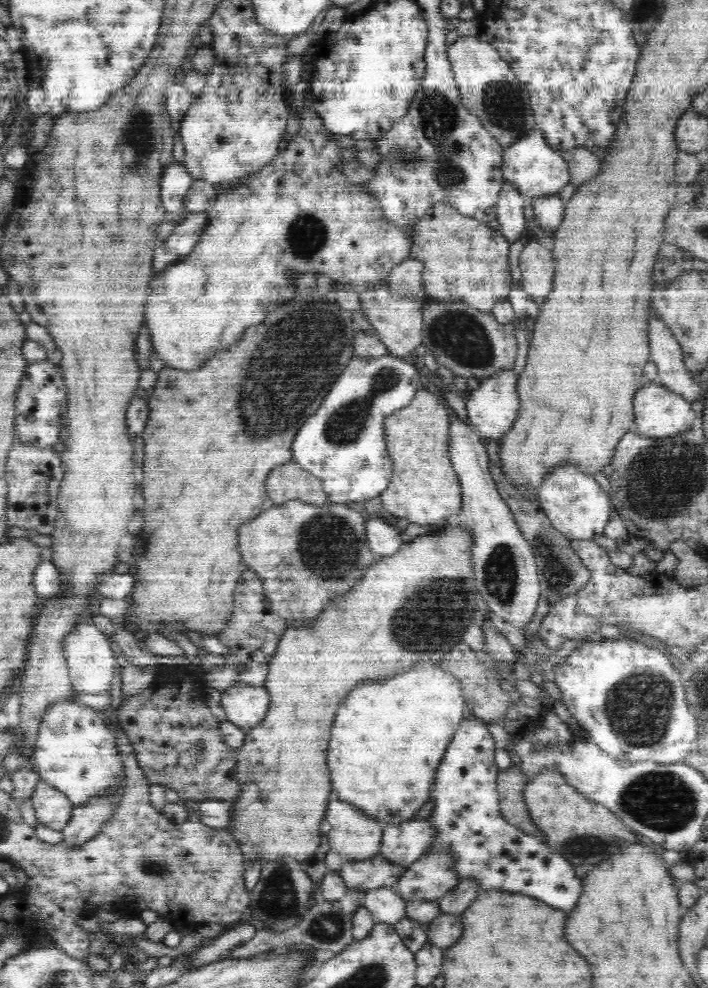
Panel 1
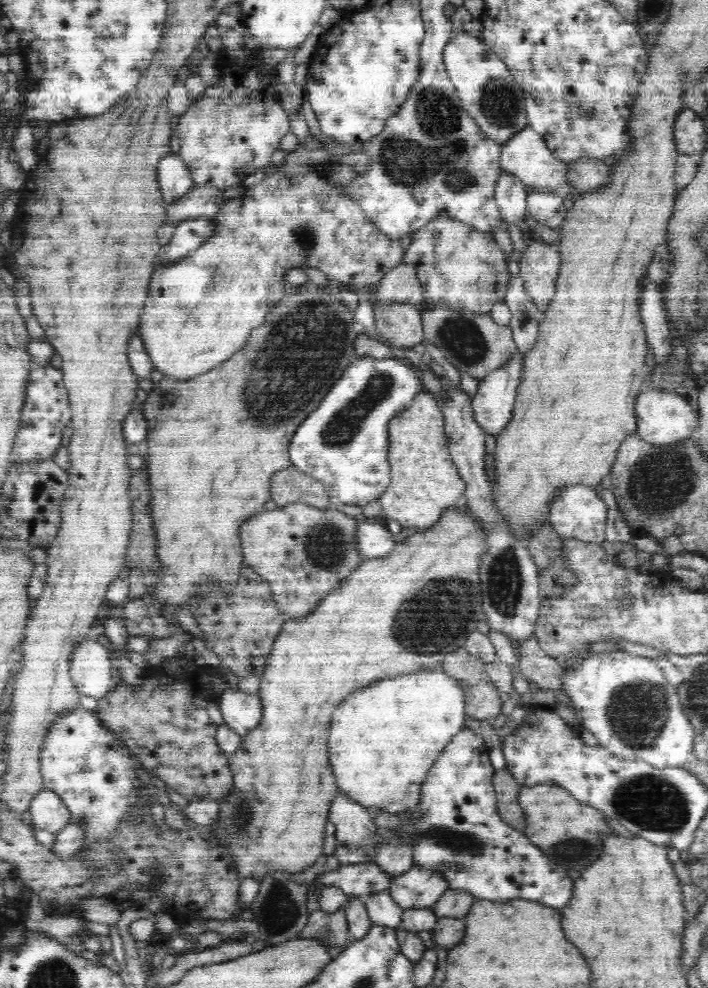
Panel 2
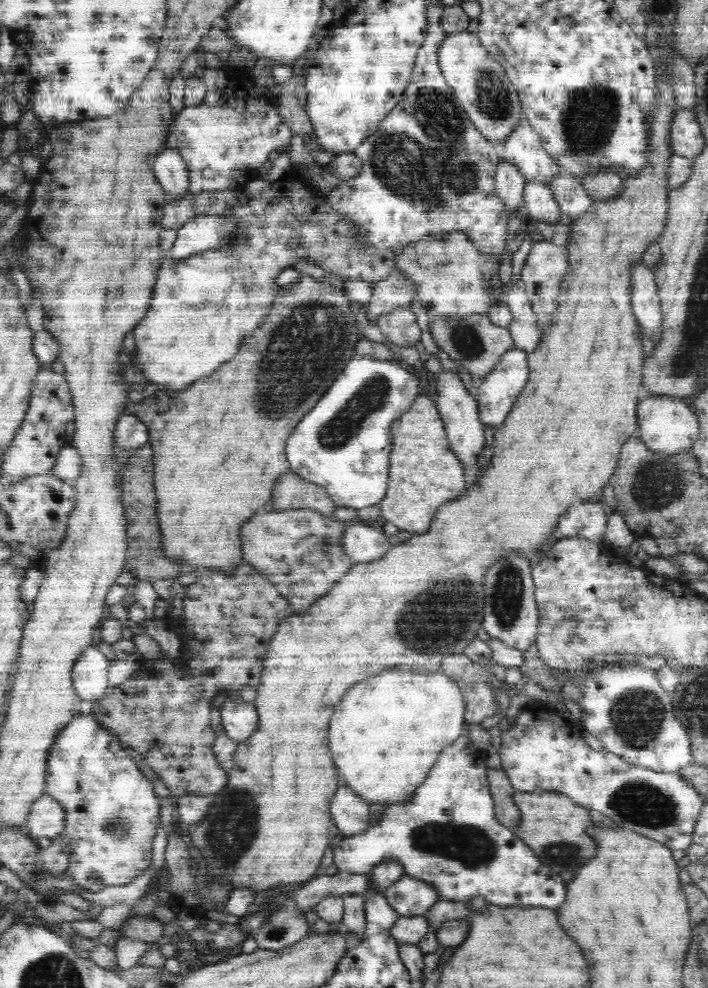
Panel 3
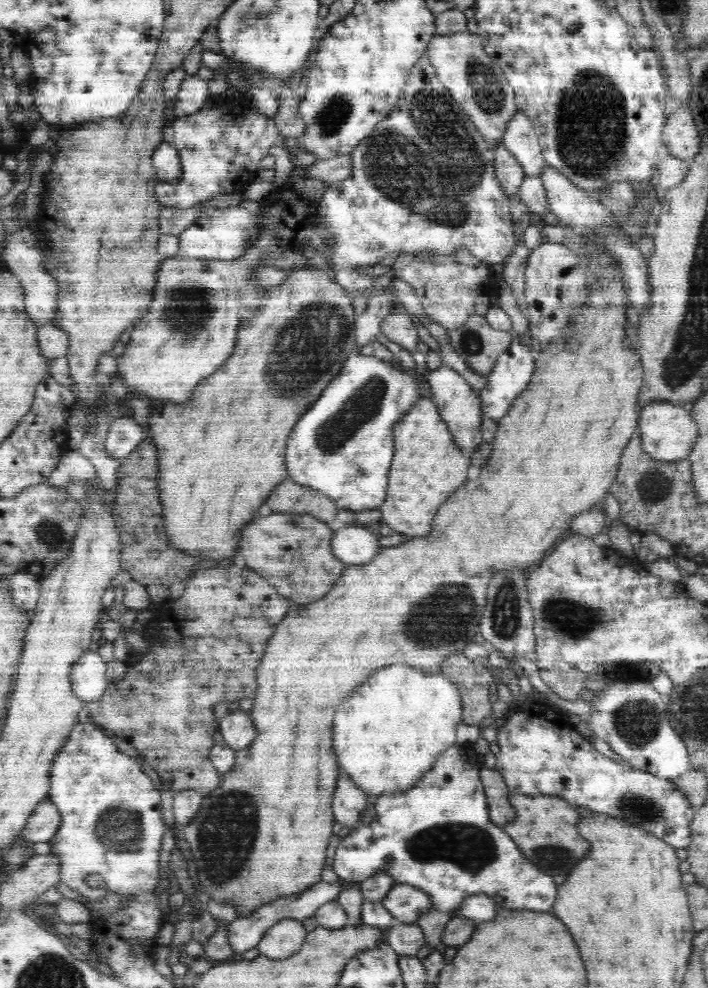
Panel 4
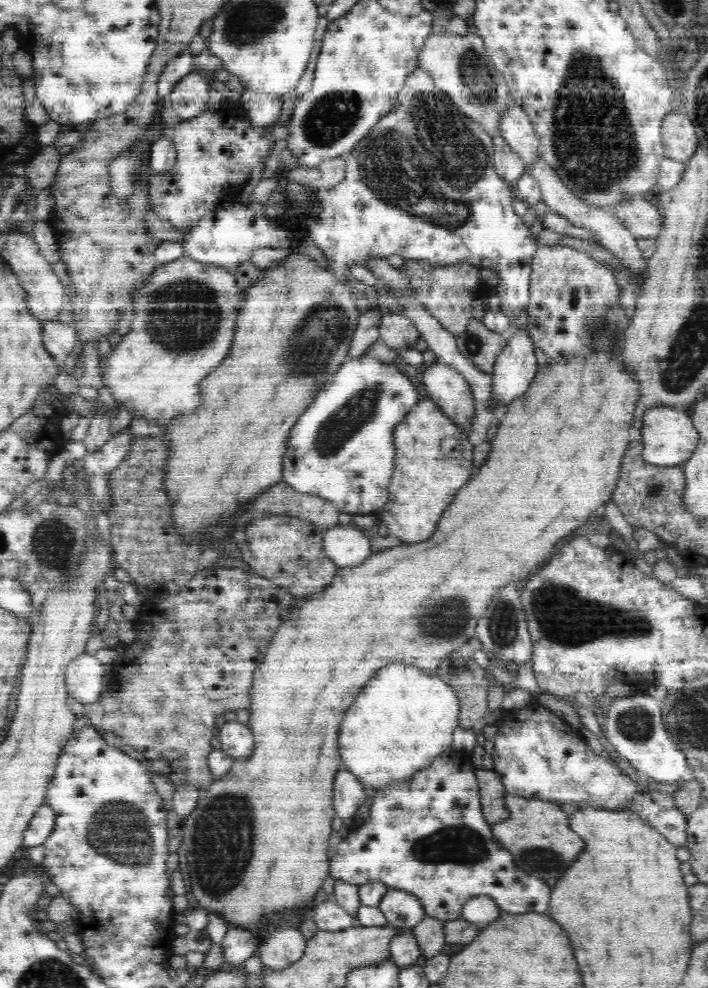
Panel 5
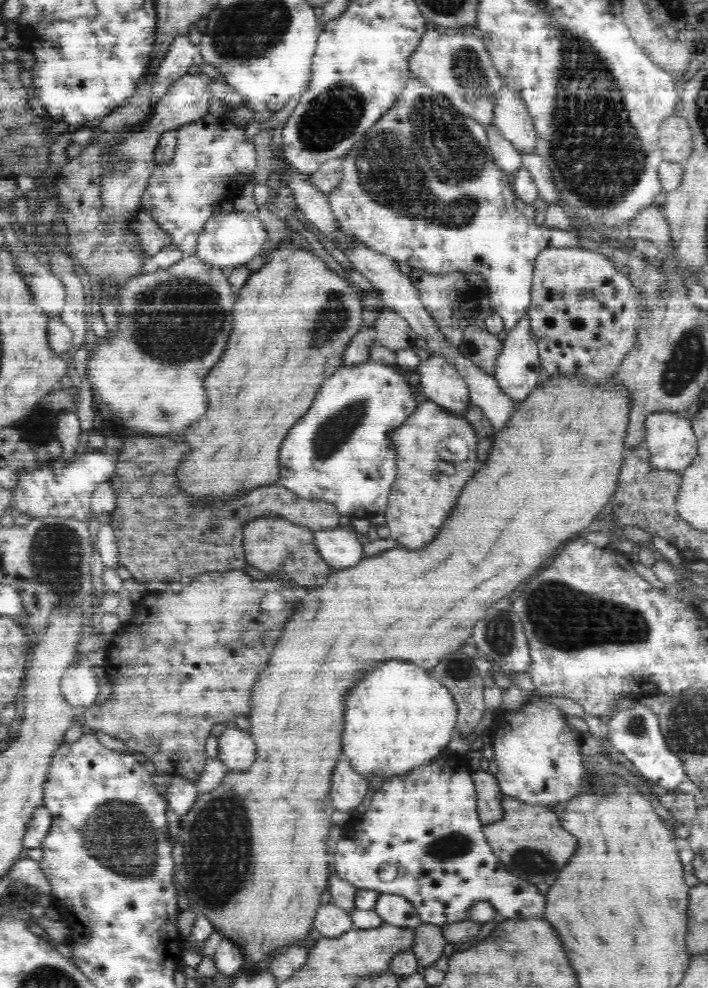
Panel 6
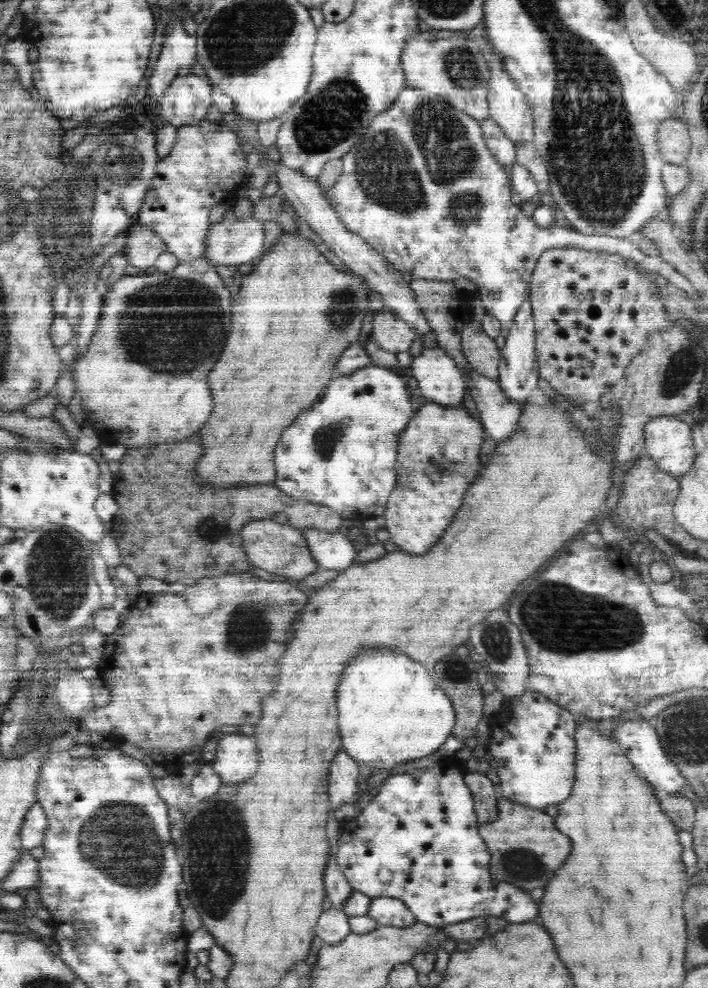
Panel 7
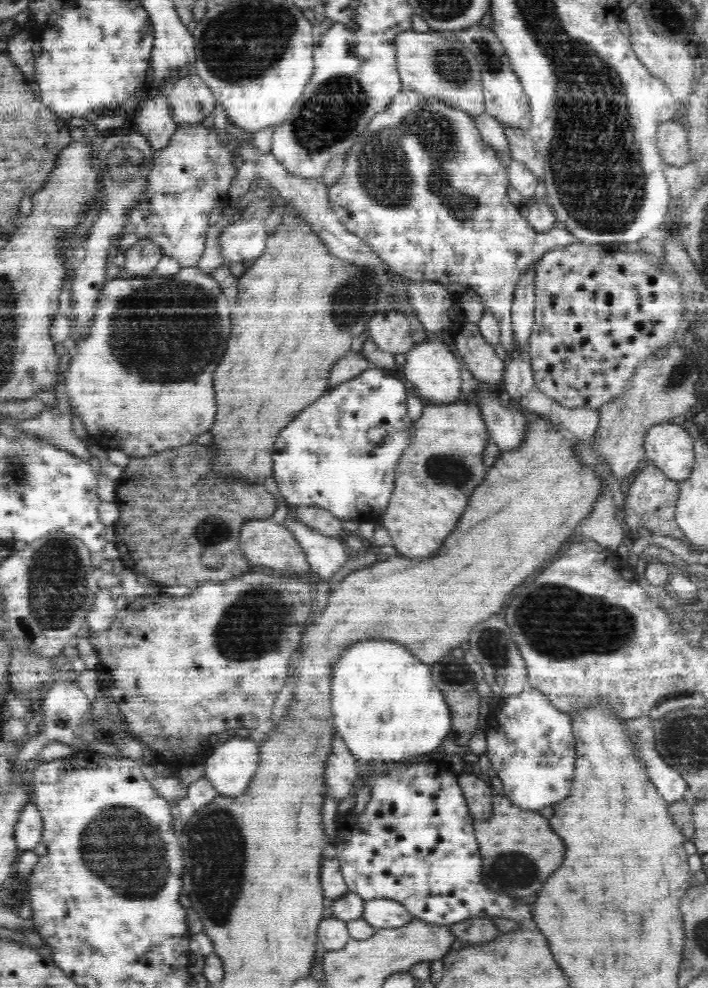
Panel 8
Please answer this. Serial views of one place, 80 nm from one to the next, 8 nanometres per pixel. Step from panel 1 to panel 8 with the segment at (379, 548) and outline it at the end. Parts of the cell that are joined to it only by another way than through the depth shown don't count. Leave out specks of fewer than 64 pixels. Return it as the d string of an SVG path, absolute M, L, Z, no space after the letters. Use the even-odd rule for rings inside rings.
M290 512L286 515L284 526L288 527L297 542L303 547L306 558L309 561L310 571L316 572L319 576L319 583L314 585L315 604L320 608L326 606L326 590L330 590L329 578L332 578L348 560L348 554L340 541L344 537L332 538L314 531L309 526L299 524L291 518Z

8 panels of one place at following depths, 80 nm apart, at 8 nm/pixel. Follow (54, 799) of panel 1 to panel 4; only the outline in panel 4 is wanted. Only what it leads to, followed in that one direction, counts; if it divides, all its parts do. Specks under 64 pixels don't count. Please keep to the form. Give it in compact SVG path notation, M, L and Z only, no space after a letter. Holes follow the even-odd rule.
M48 798L39 802L21 833L28 844L49 842L62 826L62 814Z

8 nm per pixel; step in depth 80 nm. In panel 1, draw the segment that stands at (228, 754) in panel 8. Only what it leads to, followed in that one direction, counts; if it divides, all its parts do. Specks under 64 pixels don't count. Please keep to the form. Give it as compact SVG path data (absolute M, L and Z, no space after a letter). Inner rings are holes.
M237 683L221 691L220 704L226 713L226 720L246 732L262 722L269 702L269 691L264 686Z

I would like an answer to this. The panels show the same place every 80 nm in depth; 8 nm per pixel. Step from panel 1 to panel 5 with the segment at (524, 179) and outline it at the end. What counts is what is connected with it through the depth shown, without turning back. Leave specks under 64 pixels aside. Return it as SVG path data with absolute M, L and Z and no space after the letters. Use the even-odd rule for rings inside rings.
M516 104L505 110L501 118L501 135L526 168L540 159L540 143L528 113Z

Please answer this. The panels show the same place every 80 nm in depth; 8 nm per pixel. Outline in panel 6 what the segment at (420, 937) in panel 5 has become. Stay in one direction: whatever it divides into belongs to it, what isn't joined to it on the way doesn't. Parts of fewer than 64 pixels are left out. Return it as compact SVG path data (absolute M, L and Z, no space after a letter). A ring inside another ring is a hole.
M422 923L414 929L414 935L413 953L416 954L418 964L426 969L443 955L447 940L442 927L436 924Z

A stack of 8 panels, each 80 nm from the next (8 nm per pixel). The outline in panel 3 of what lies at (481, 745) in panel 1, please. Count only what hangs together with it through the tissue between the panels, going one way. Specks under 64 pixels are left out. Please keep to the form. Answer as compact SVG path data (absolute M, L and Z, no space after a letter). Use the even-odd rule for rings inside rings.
M468 735L456 738L439 754L424 782L409 798L410 802L382 806L382 818L378 824L370 825L366 832L357 837L344 837L342 842L334 847L333 862L338 867L338 872L369 874L383 862L395 860L404 867L403 877L414 876L414 879L436 886L439 901L483 899L503 907L560 906L566 896L566 884L560 880L560 875L542 864L530 847L514 835L513 830L496 820L493 795L490 794L488 785L488 770L485 752L480 752Z

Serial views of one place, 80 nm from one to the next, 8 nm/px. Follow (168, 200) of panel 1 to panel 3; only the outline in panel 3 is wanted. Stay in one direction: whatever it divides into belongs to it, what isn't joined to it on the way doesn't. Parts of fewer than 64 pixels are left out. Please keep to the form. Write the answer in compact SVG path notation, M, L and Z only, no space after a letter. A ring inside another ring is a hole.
M166 147L153 162L153 171L166 196L179 198L187 194L189 174L187 164L175 148Z

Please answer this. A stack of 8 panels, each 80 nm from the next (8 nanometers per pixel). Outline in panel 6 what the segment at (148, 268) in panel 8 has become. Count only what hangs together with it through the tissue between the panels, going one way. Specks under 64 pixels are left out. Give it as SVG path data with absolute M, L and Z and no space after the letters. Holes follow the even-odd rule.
M140 210L132 229L140 237L146 259L148 257L152 258L156 252L160 252L164 247L171 245L169 234L164 232L159 227L159 224L150 218L147 212Z

